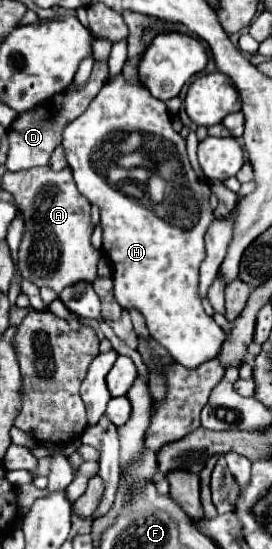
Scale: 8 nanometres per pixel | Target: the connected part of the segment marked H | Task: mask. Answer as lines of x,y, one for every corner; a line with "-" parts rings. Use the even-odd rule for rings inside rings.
118,74
102,86
88,110
64,128
62,148
80,194
100,208
102,250
114,262
114,300
124,310
140,310
150,336
184,368
196,370
204,362
216,358
226,340
226,332
204,312
198,298
198,268
206,256
204,236
214,218
208,202
212,192
208,182
200,180
194,172
186,154
186,140
172,128
166,104
152,98
152,94
136,80
126,80
124,74
-
130,132
140,132
142,138
150,136
156,146
158,142
168,142
164,158
174,166
170,172
182,172
184,194
174,192
168,194
168,200
162,204
150,204
116,190
96,172
92,160
94,152
102,150
104,142
112,136

